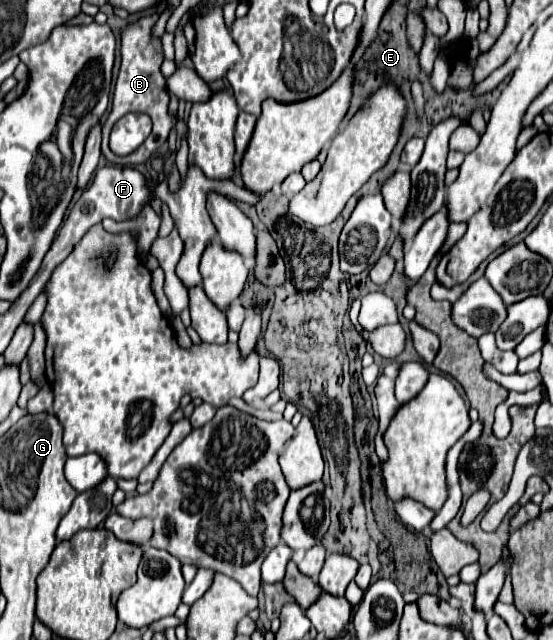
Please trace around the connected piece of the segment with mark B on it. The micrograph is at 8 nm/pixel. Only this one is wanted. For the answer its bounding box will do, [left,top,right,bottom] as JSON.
[101,16,175,166]

